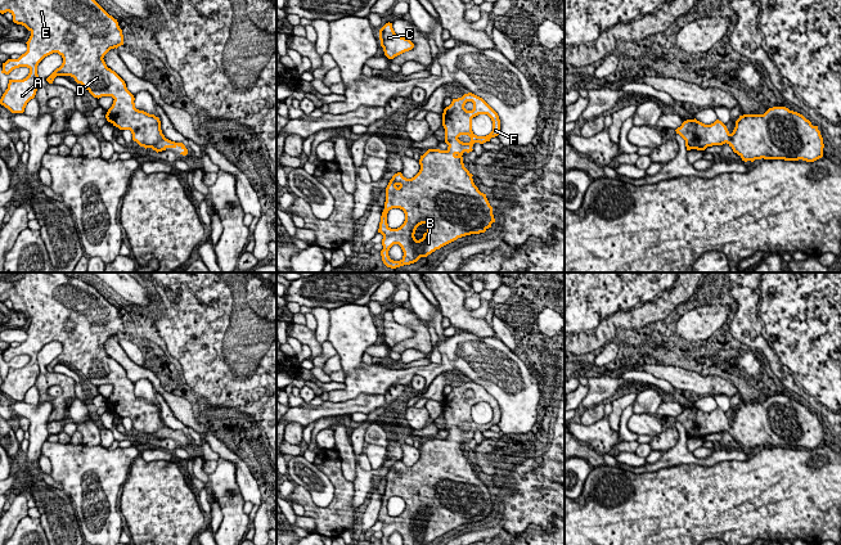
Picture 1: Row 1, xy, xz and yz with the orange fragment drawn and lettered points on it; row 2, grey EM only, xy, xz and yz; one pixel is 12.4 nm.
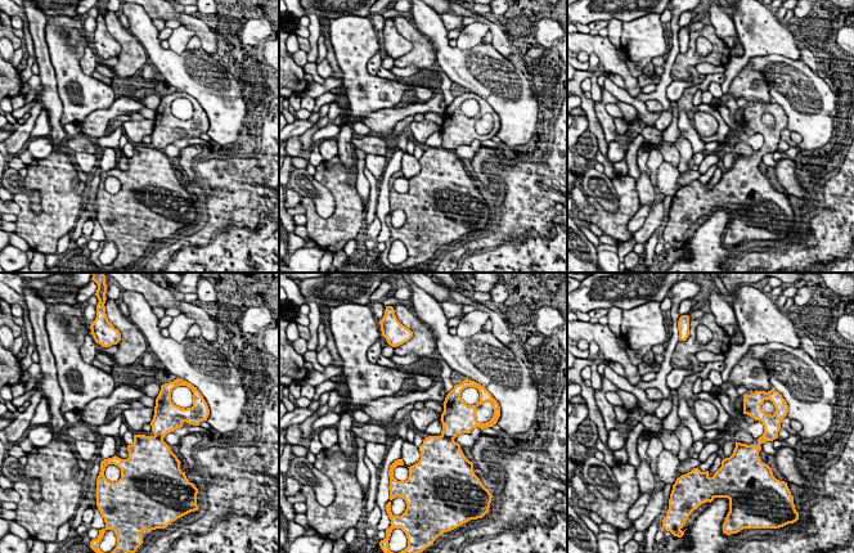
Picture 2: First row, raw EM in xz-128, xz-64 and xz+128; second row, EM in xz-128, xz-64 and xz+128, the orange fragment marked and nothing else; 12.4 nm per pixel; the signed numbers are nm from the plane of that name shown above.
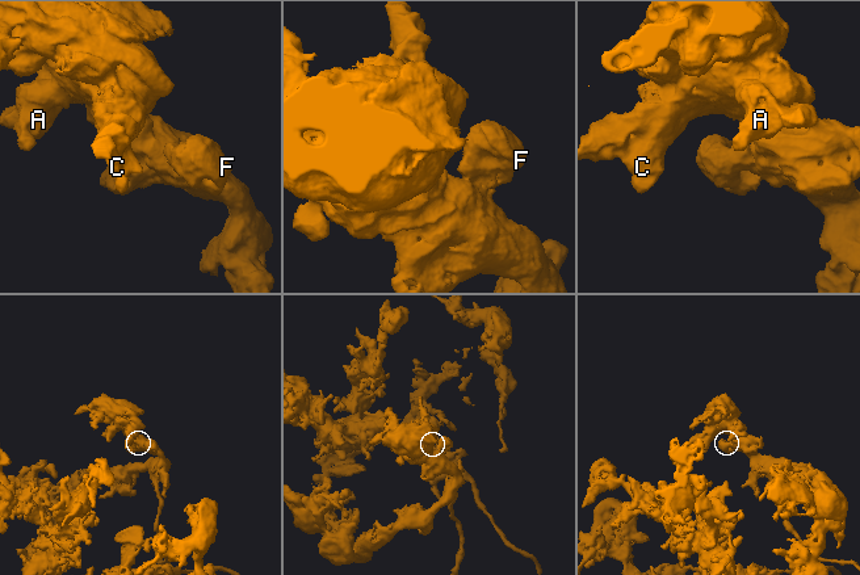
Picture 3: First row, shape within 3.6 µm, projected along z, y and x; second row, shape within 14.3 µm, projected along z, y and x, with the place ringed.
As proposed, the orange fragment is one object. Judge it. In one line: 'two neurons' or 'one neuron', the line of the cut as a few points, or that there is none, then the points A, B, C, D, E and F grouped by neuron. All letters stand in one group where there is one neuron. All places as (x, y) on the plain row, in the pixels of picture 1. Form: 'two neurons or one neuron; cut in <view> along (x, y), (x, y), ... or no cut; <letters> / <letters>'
one neuron; no cut; A B C D E F

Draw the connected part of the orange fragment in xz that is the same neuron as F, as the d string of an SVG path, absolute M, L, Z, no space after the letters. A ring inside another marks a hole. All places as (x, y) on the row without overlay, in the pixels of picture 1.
M468 380L444 397L442 414L448 437L428 437L420 443L420 458L414 465L406 467L397 460L386 476L378 517L383 523L382 545L390 545L393 532L401 535L402 545L427 545L458 526L485 521L495 510L493 495L475 473L462 443L472 440L475 431L484 432L499 423L498 401L482 386ZM478 402L487 402L493 409L493 419L486 424L472 419L472 406ZM392 496L405 501L405 509L397 517L387 512ZM422 512L428 517L417 528L414 522Z

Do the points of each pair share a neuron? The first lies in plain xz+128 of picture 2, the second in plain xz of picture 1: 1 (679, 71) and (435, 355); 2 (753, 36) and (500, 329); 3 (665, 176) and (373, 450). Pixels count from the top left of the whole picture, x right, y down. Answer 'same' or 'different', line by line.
1: different
2: different
3: same

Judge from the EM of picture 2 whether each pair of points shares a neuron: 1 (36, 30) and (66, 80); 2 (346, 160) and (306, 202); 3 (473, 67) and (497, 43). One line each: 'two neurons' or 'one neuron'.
1: two neurons
2: two neurons
3: two neurons

